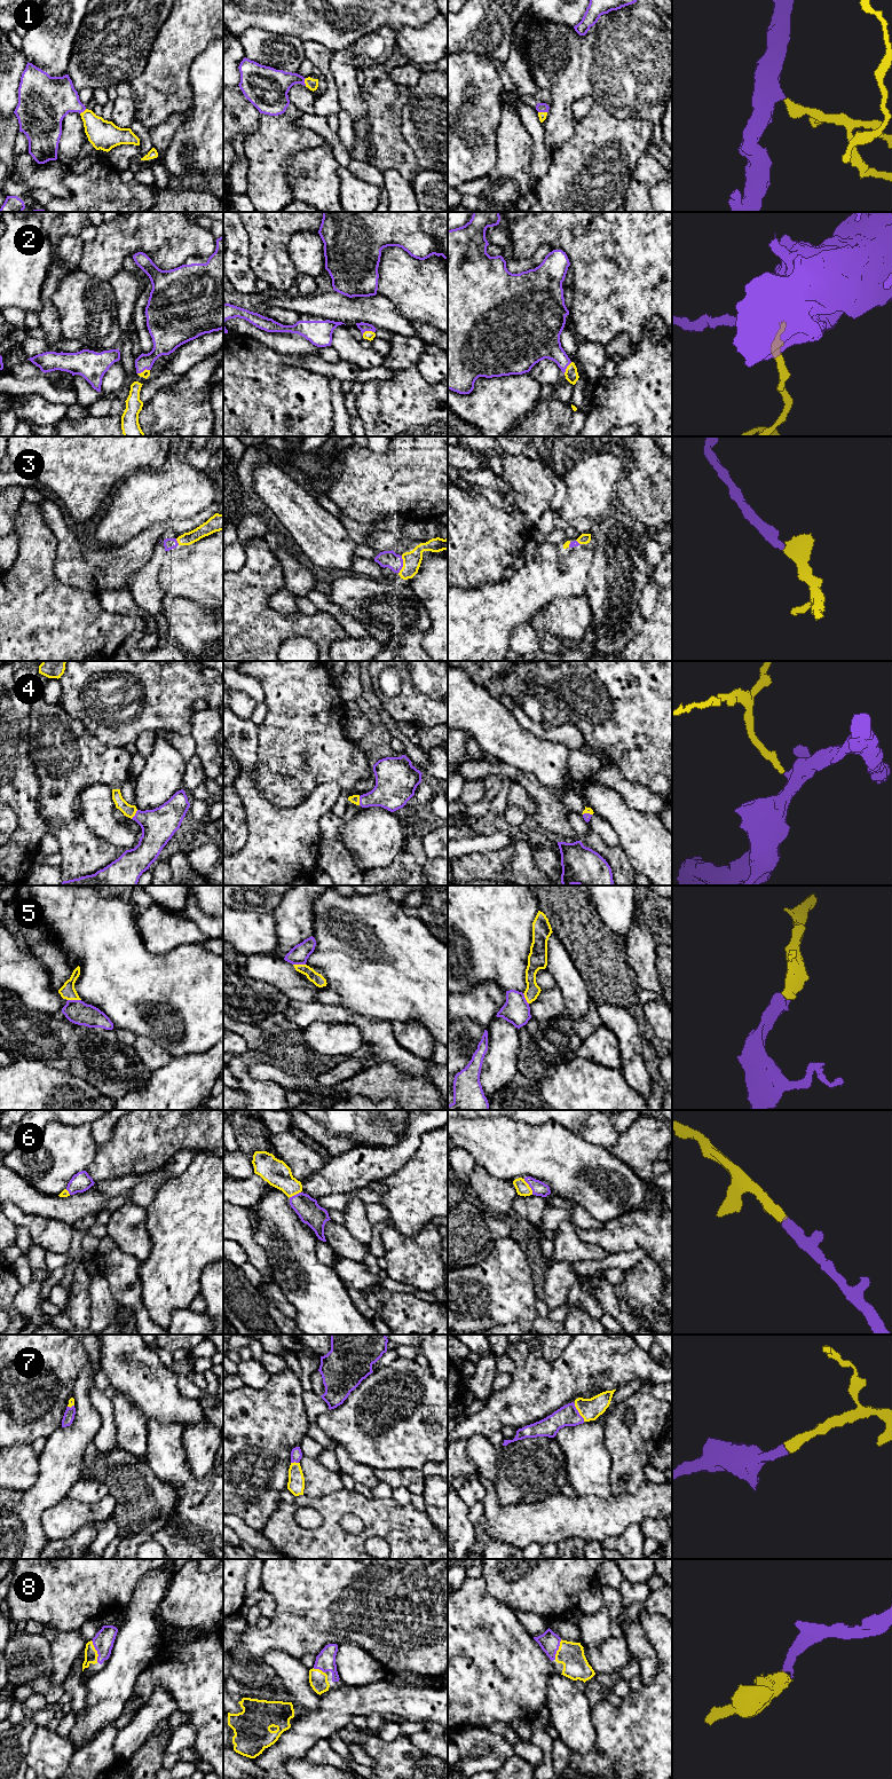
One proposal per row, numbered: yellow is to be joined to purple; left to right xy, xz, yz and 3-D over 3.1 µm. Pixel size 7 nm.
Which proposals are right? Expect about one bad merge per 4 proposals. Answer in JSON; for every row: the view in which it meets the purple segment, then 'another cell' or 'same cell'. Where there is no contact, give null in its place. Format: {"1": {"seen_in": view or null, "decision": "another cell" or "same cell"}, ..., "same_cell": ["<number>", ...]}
{"1": {"seen_in": "xz", "decision": "same cell"}, "2": {"seen_in": "xz", "decision": "same cell"}, "3": {"seen_in": "xz", "decision": "same cell"}, "4": {"seen_in": "xy", "decision": "same cell"}, "5": {"seen_in": "xy", "decision": "same cell"}, "6": {"seen_in": "yz", "decision": "same cell"}, "7": {"seen_in": "yz", "decision": "same cell"}, "8": {"seen_in": "xy", "decision": "same cell"}, "same_cell": ["1", "2", "3", "4", "5", "6", "7", "8"]}

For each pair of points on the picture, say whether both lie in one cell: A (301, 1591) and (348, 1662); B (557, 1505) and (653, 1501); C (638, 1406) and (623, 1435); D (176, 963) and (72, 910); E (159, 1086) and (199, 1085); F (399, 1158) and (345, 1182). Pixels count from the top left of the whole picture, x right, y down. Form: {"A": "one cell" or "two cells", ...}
{"A": "two cells", "B": "one cell", "C": "one cell", "D": "one cell", "E": "one cell", "F": "one cell"}

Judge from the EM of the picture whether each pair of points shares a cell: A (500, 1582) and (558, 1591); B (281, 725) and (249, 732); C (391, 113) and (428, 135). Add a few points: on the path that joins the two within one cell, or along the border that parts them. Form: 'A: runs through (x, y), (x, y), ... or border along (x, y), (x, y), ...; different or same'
A: runs through (514, 1585), (544, 1585); same
B: border along (258, 725), (257, 757); different
C: border along (410, 95), (402, 110), (401, 127), (409, 147); different

